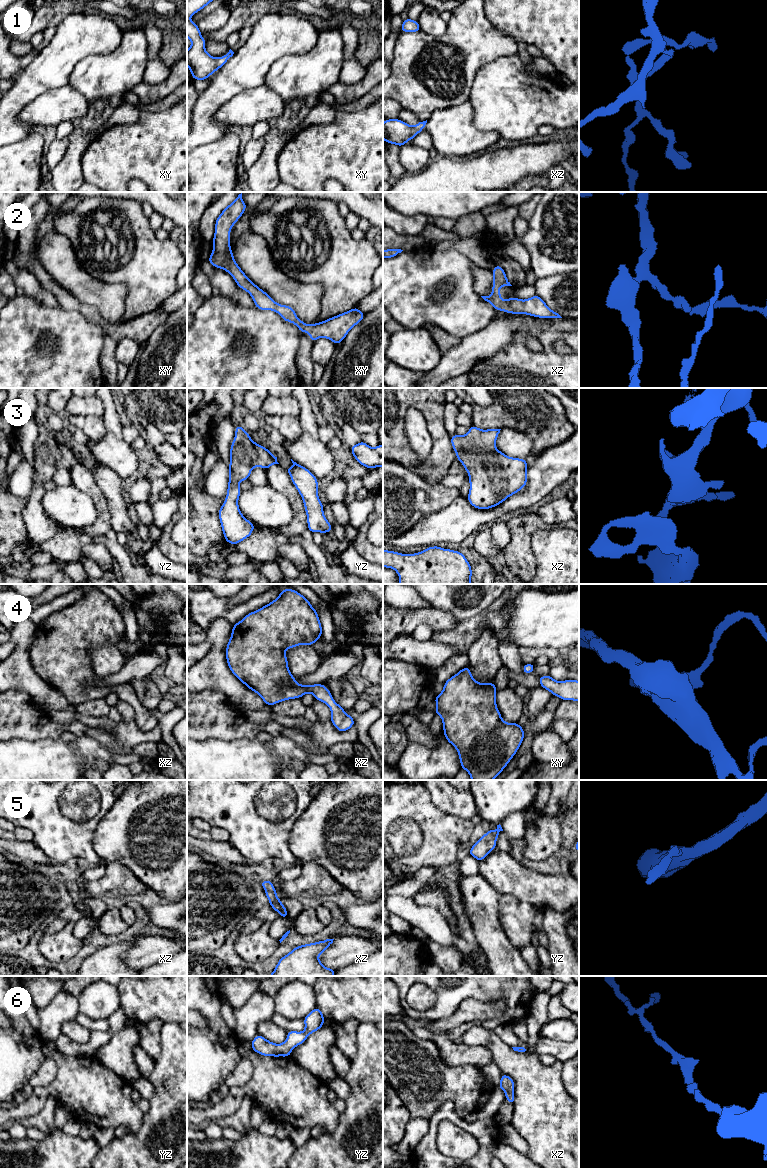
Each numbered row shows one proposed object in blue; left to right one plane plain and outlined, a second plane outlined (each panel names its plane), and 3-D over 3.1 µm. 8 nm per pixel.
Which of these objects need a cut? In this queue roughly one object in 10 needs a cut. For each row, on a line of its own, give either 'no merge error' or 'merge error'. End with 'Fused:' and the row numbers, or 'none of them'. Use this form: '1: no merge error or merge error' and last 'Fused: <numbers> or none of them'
1: no merge error
2: no merge error
3: no merge error
4: no merge error
5: no merge error
6: no merge error
Fused: none of them

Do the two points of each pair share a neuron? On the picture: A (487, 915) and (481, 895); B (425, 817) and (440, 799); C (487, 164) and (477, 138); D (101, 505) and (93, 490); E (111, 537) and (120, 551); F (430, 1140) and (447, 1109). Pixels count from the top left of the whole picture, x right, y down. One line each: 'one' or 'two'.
A: one
B: two
C: two
D: one
E: one
F: one

